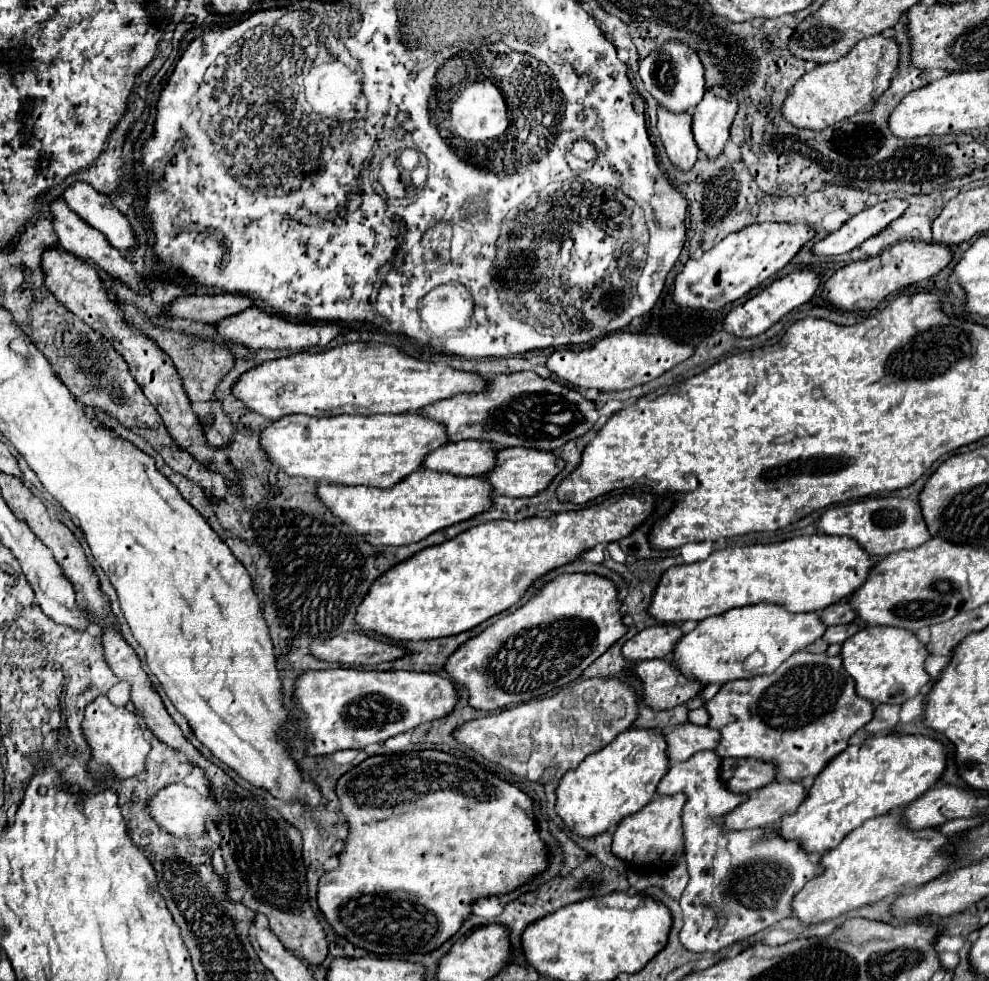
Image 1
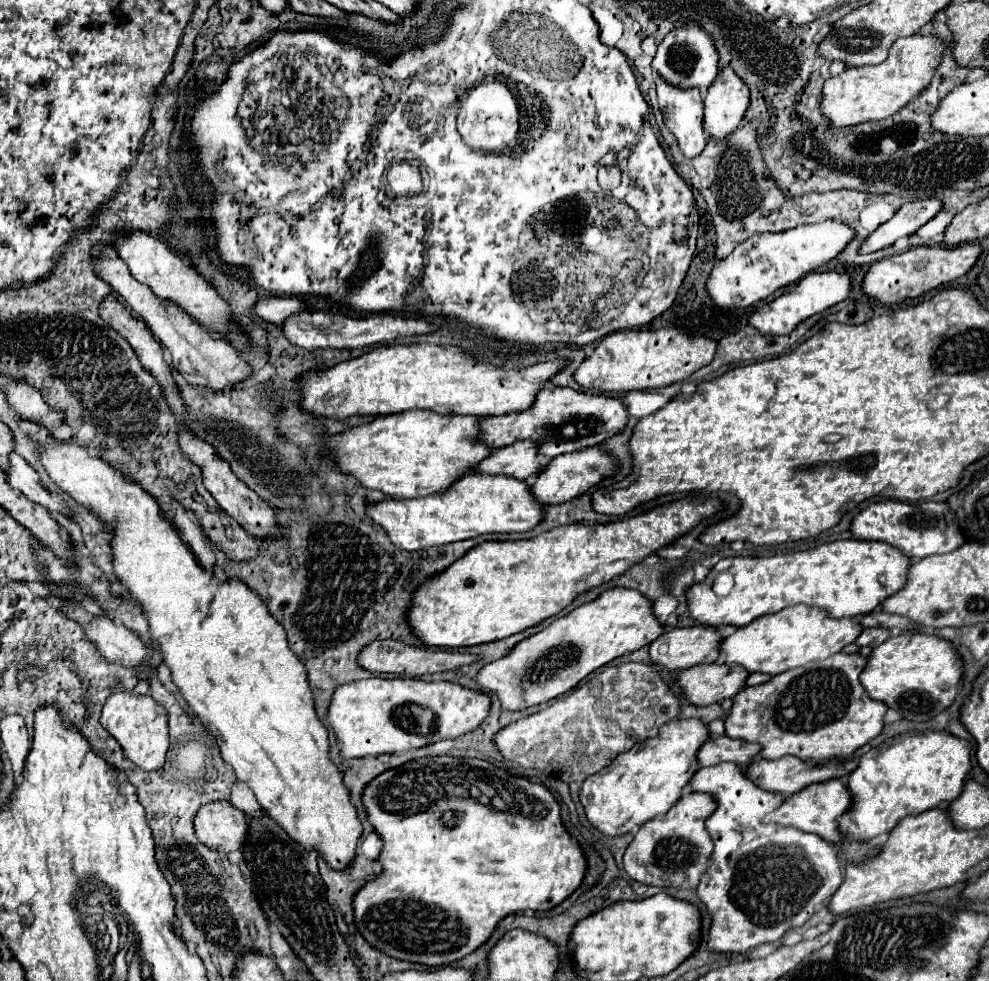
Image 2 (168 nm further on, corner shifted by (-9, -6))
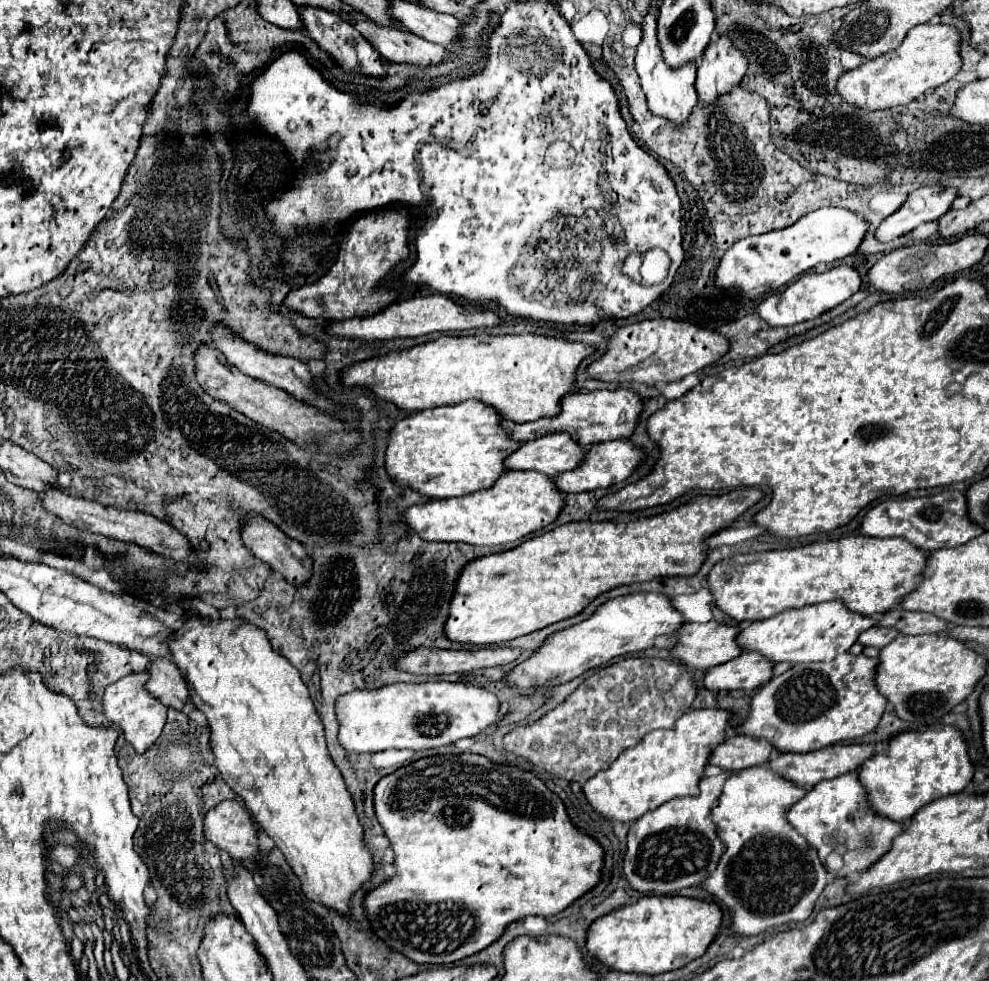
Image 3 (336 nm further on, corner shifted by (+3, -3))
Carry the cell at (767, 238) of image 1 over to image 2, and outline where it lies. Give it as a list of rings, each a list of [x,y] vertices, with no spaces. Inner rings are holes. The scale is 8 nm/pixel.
[[[824,220],[818,224],[798,226],[780,234],[754,234],[742,242],[734,252],[718,260],[706,290],[720,308],[748,308],[760,300],[766,300],[776,290],[798,282],[808,272],[834,260],[852,240],[856,232],[840,220]]]

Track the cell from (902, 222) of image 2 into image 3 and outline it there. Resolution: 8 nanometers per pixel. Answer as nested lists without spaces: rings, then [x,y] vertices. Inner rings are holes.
[[[940,185],[912,191],[904,201],[904,205],[878,225],[876,241],[880,243],[892,241],[896,237],[910,233],[920,223],[936,221],[950,209],[954,199],[956,199],[956,189]]]

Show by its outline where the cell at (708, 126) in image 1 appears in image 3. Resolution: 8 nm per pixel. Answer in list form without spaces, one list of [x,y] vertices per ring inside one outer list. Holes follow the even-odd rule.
[[[718,37],[708,45],[696,75],[696,91],[702,105],[712,105],[718,97],[740,85],[746,73],[746,57],[732,45],[728,37]]]

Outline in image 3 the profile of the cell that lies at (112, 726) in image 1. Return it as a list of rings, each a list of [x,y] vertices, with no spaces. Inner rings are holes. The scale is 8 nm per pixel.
[[[144,671],[142,673],[130,673],[130,675],[122,677],[120,681],[108,685],[104,691],[104,697],[102,697],[104,715],[114,725],[118,725],[122,729],[126,741],[134,747],[134,751],[138,755],[142,755],[158,739],[158,735],[162,733],[162,727],[166,723],[166,705],[162,705],[158,699],[154,699],[144,689],[146,679],[148,679],[148,675]]]

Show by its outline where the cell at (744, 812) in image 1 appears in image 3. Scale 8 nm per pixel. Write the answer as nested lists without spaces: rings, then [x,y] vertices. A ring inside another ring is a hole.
[[[856,771],[814,785],[800,801],[796,801],[786,811],[786,819],[818,851],[818,857],[824,867],[828,855],[838,851],[838,857],[842,859],[842,869],[832,869],[832,873],[838,877],[854,875],[868,869],[874,861],[878,861],[886,853],[886,849],[890,849],[892,839],[904,829],[902,823],[882,819],[868,811],[866,791],[858,781]]]

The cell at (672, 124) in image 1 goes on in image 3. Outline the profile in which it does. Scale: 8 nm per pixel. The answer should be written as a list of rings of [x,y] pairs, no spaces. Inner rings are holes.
[[[652,9],[644,19],[644,35],[642,35],[642,41],[640,41],[638,53],[636,53],[636,73],[640,77],[640,85],[646,93],[648,109],[654,115],[664,117],[672,125],[684,127],[686,121],[690,119],[694,105],[698,105],[698,95],[694,89],[696,65],[690,63],[690,65],[684,65],[680,69],[672,69],[662,61],[662,53],[658,49],[658,39],[656,39],[656,9]]]

